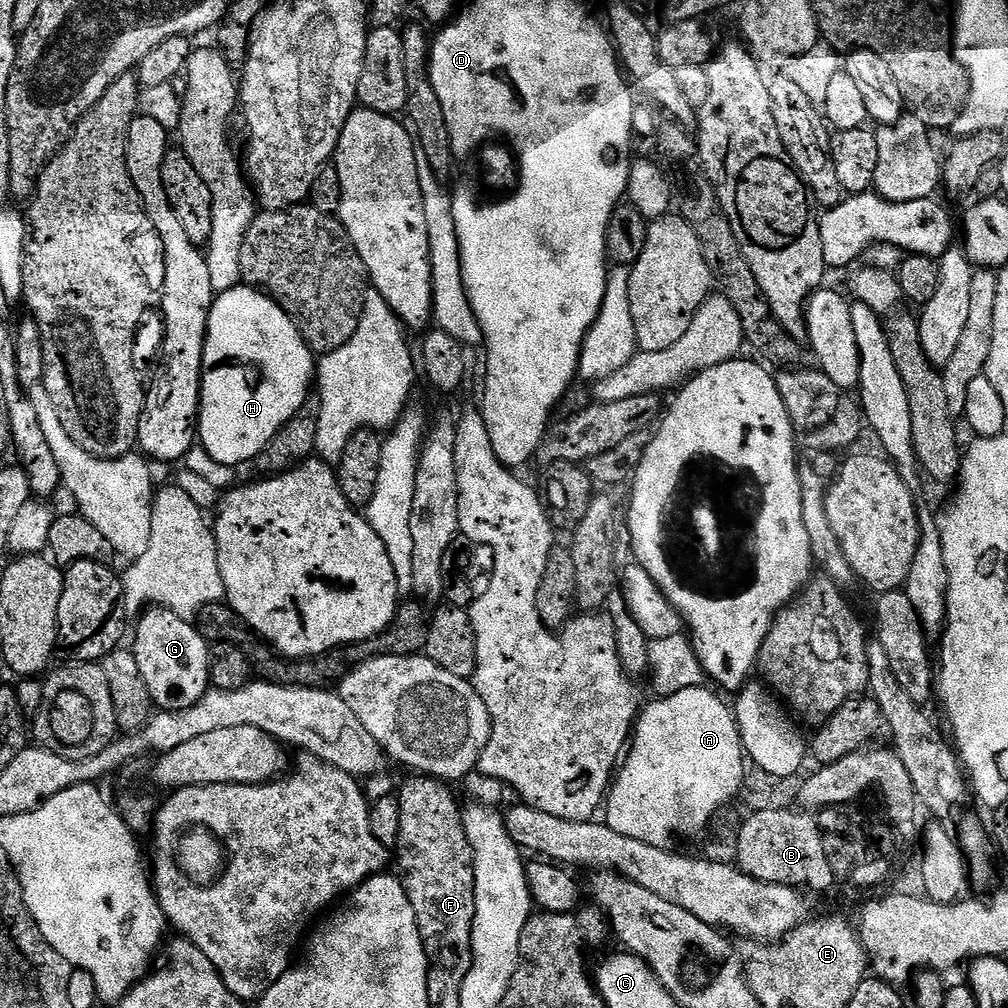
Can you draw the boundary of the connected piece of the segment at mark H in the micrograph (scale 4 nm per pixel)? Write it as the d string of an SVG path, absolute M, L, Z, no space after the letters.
M237 286L231 288L229 292L219 293L212 301L212 309L208 311L208 333L204 339L204 353L202 354L202 374L200 375L200 415L198 417L198 440L199 443L214 458L214 462L241 466L247 460L255 461L263 452L265 446L298 414L308 401L310 387L314 384L314 353L308 349L308 344L300 336L300 331L296 329L296 323L283 312L276 301L271 296L247 286Z

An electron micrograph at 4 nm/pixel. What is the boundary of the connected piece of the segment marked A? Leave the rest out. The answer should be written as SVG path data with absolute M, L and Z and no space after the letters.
M705 686L656 698L649 708L647 705L639 713L623 761L624 769L622 764L606 797L606 823L610 830L618 830L618 834L626 834L626 838L646 842L646 846L672 850L679 840L702 831L723 804L730 803L735 796L737 798L743 785L746 753L740 743L740 730L736 727L733 709L729 705L727 708L711 690L711 687Z

